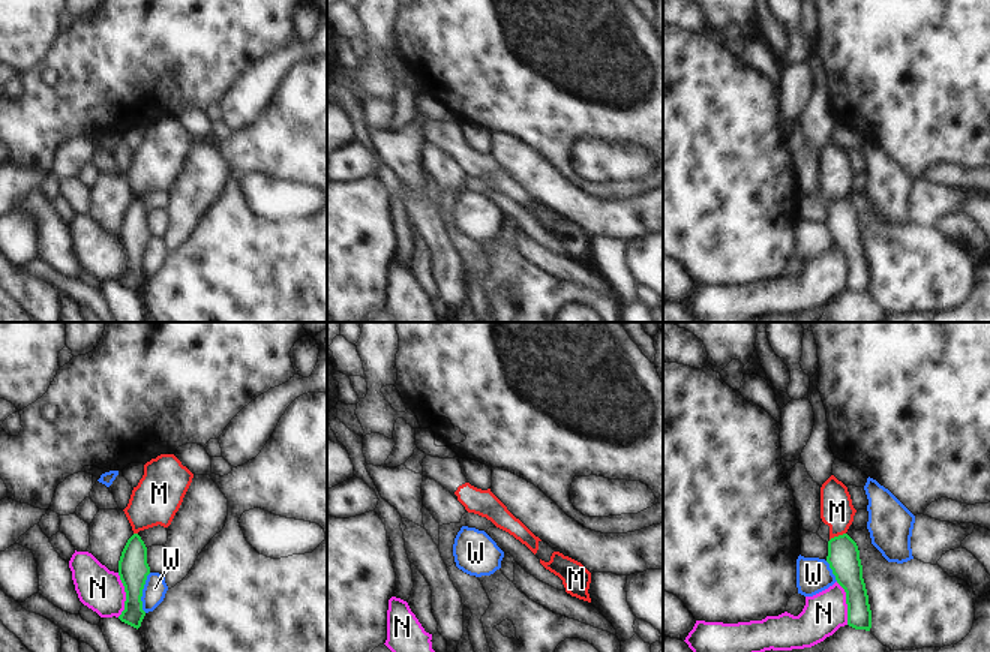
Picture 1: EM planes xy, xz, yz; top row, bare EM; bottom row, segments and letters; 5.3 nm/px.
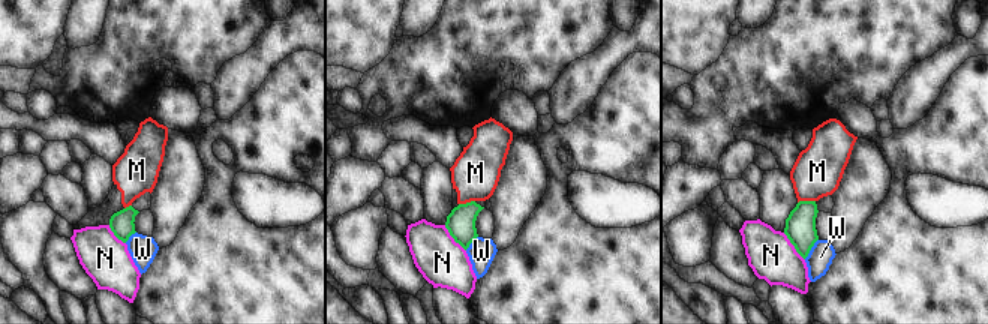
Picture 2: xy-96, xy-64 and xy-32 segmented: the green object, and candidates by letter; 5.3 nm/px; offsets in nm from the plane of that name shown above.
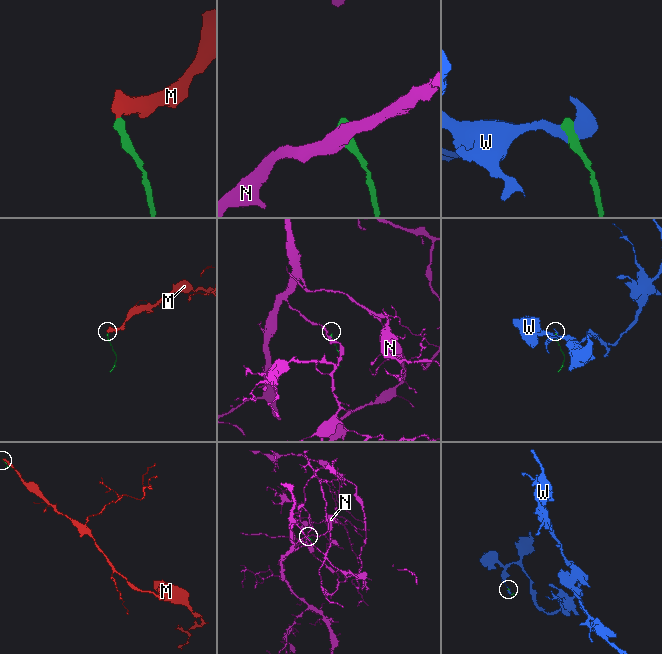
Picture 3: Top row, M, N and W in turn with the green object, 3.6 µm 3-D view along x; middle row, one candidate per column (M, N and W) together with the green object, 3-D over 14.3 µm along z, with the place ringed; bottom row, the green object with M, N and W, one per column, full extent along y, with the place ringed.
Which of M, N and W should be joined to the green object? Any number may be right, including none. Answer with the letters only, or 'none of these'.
none of these

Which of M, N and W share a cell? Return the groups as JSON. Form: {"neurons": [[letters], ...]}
{"neurons": [["M"], ["N"], ["W"]]}

